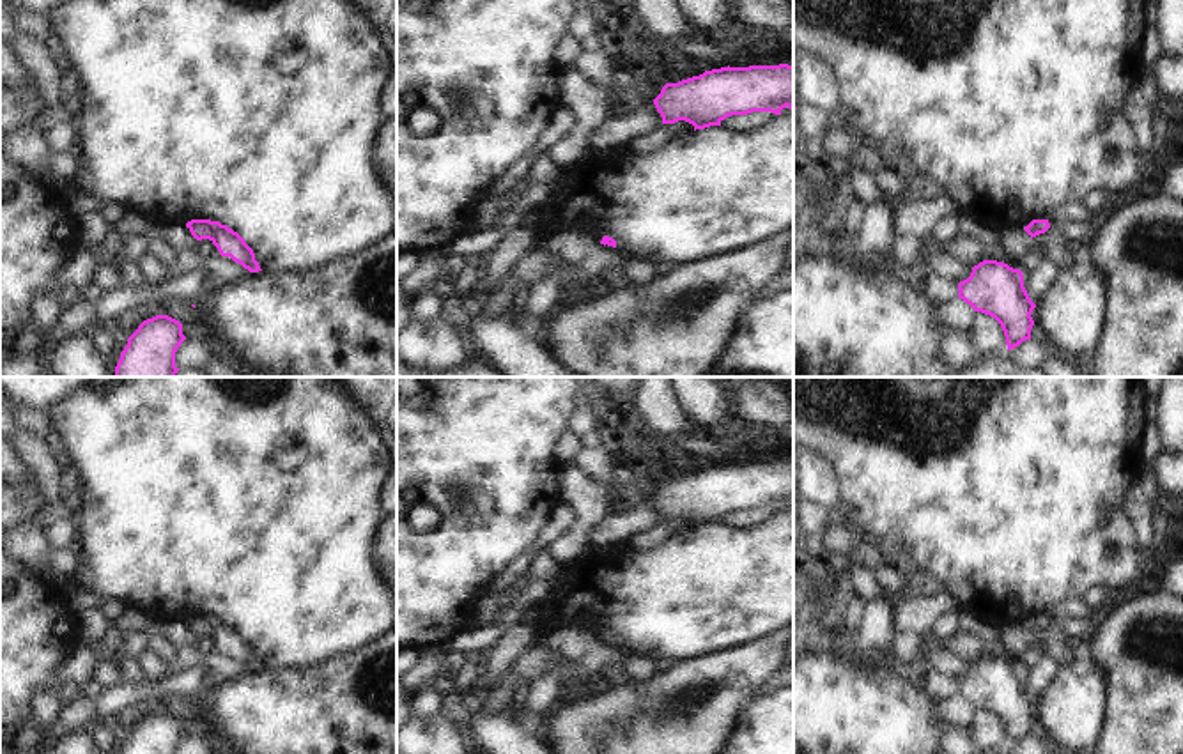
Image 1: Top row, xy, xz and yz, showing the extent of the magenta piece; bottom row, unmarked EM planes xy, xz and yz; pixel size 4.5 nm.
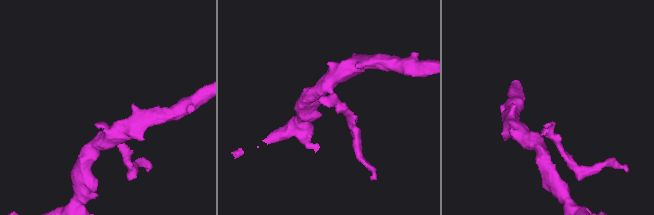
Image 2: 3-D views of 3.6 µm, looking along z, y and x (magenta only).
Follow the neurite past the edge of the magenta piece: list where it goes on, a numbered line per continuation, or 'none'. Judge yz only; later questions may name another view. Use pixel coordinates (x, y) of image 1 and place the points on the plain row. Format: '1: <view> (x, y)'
none

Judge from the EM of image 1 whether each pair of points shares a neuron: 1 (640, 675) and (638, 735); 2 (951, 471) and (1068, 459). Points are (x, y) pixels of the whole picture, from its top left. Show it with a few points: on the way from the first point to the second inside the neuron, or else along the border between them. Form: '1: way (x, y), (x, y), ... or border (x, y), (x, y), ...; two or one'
1: border (657, 673), (649, 680), (633, 684); two
2: way (980, 468), (997, 468), (1006, 459), (1040, 459); one

